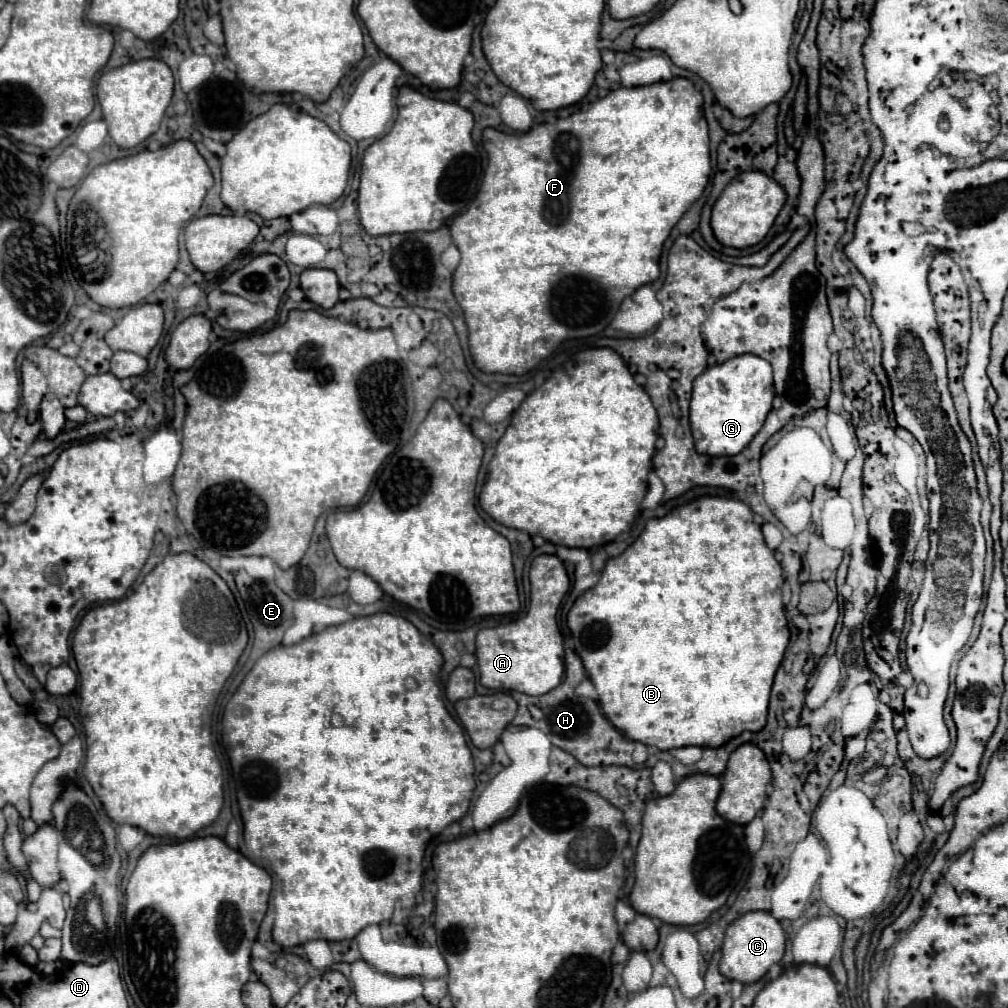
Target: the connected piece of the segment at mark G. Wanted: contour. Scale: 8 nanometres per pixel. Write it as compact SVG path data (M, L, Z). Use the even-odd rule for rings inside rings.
M737 355L725 363L707 367L693 381L691 395L691 435L697 453L703 455L737 455L761 429L775 397L773 369L757 355Z

